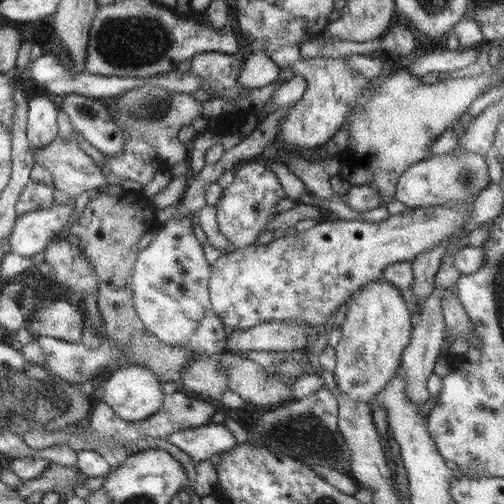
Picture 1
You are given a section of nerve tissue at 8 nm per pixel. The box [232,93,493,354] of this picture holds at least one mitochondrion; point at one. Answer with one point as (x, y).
(466, 176)

